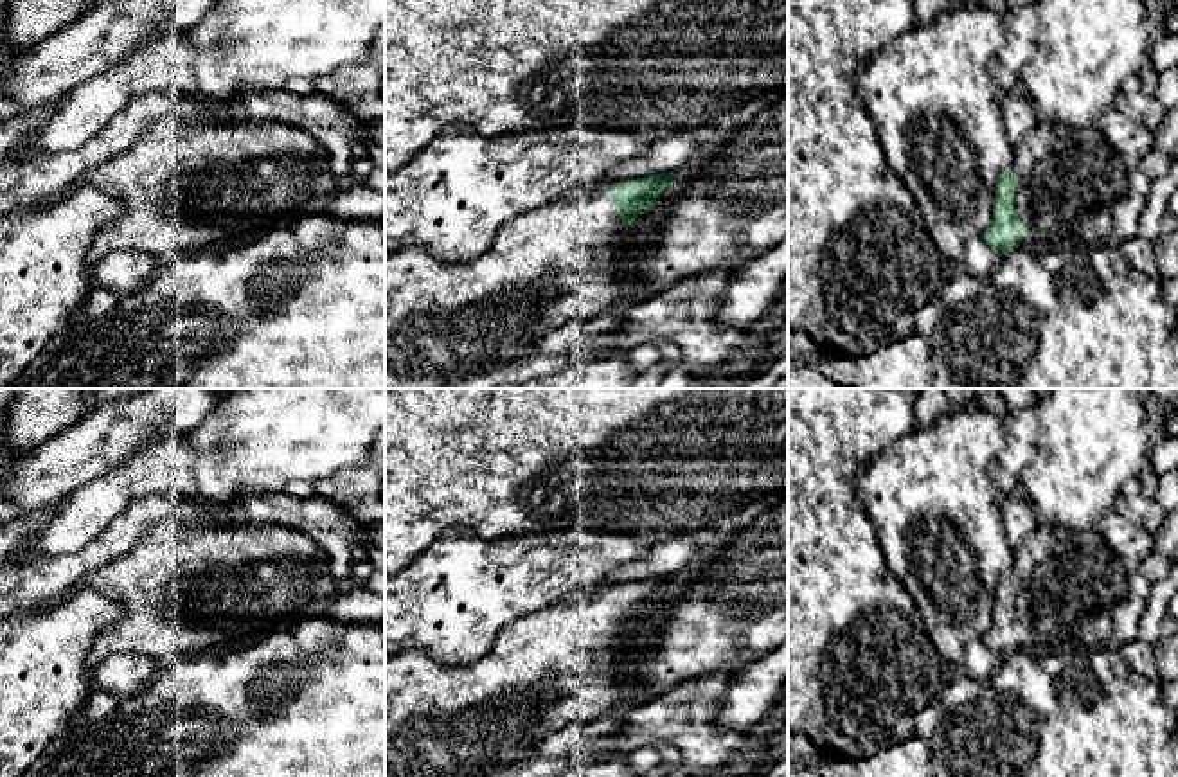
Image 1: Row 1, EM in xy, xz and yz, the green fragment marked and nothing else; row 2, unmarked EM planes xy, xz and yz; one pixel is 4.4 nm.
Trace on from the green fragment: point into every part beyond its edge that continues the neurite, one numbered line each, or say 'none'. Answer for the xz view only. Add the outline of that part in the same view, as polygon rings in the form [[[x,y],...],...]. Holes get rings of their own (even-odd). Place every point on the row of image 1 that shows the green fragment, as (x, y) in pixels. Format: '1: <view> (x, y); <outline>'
1: xz (569, 259); [[[606,191],[585,200],[558,198],[532,212],[525,212],[507,221],[496,232],[493,245],[484,255],[471,263],[446,263],[435,259],[421,246],[405,248],[385,255],[385,388],[446,388],[448,385],[475,378],[500,365],[523,356],[536,342],[545,338],[552,329],[577,318],[597,318],[604,313],[624,309],[635,300],[635,284],[629,279],[629,268],[642,252],[640,230],[644,223],[637,218],[633,223],[622,223],[617,214],[617,205],[610,200]]]

